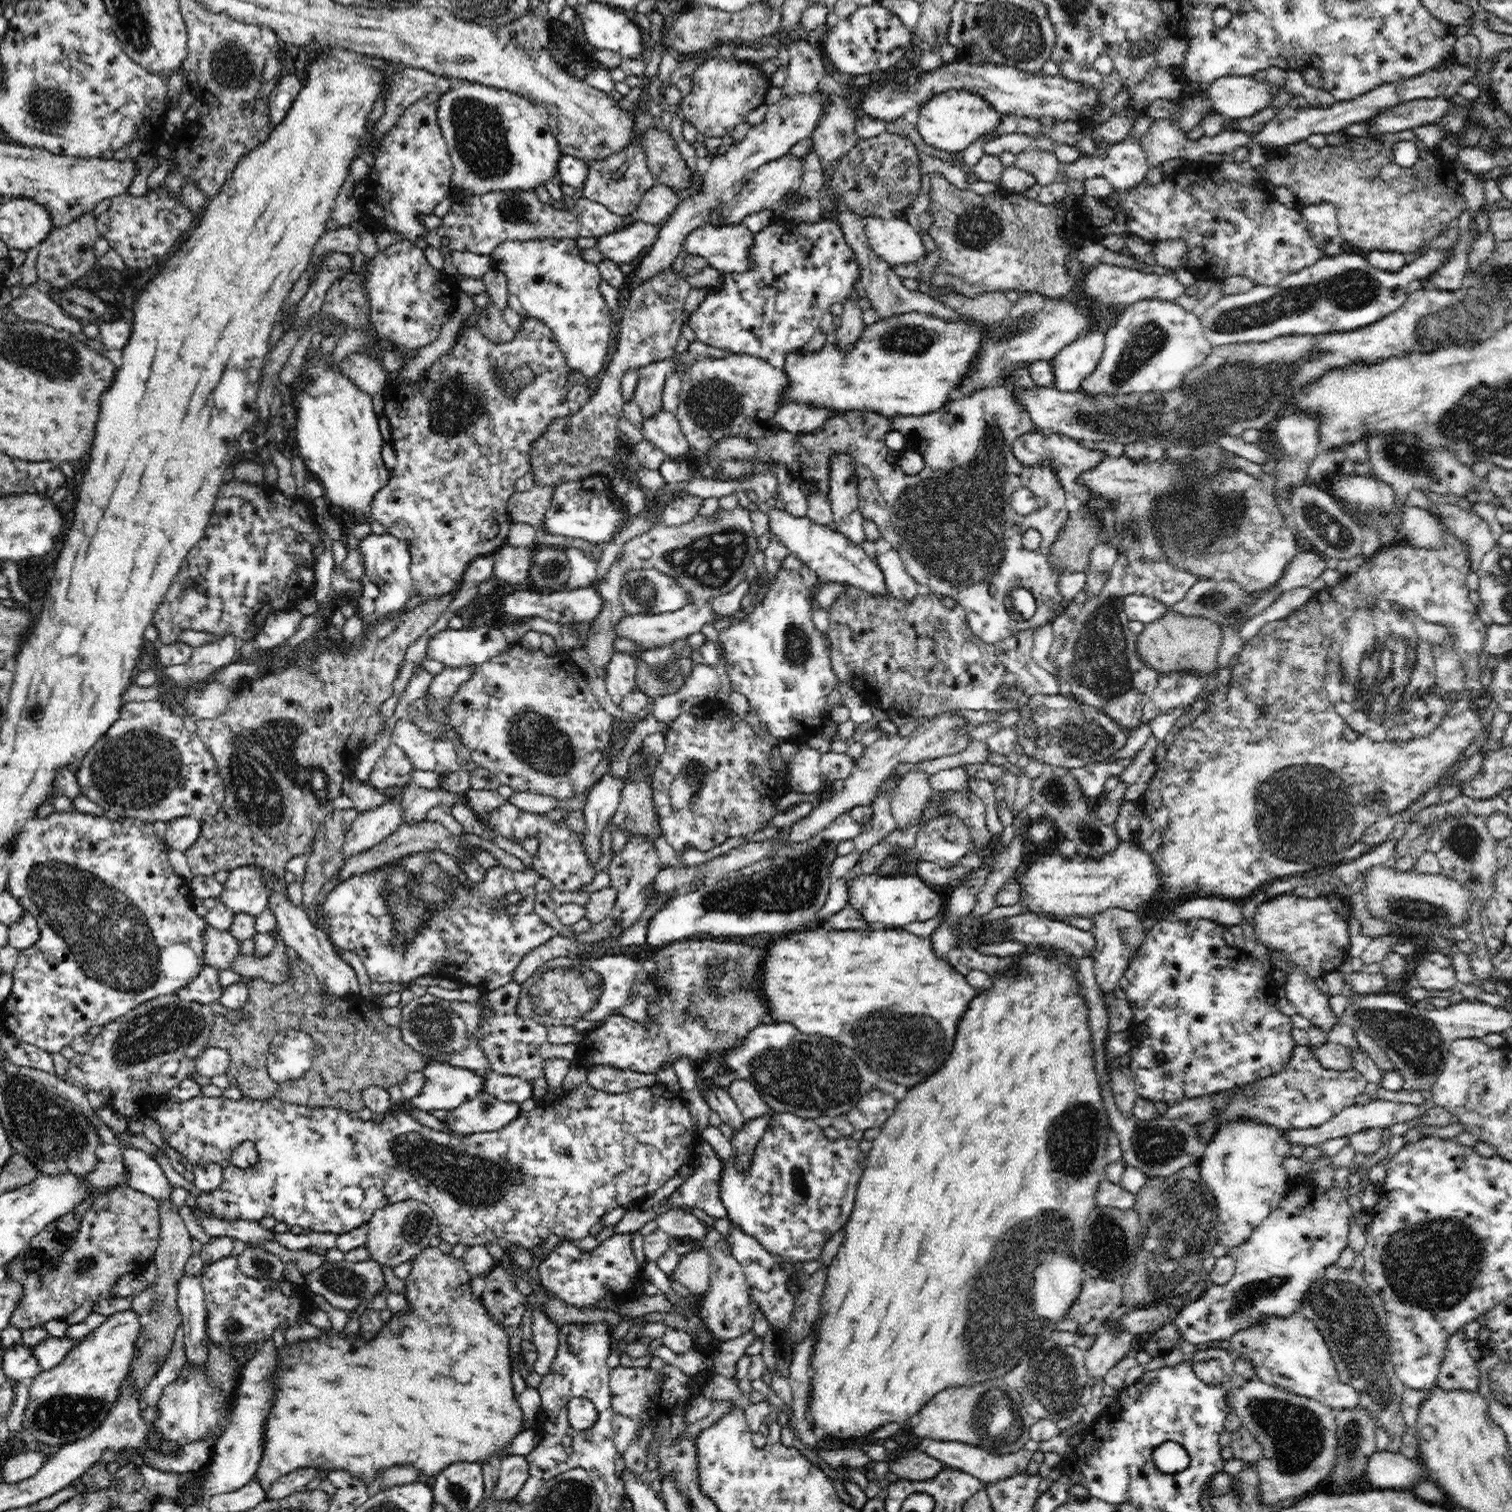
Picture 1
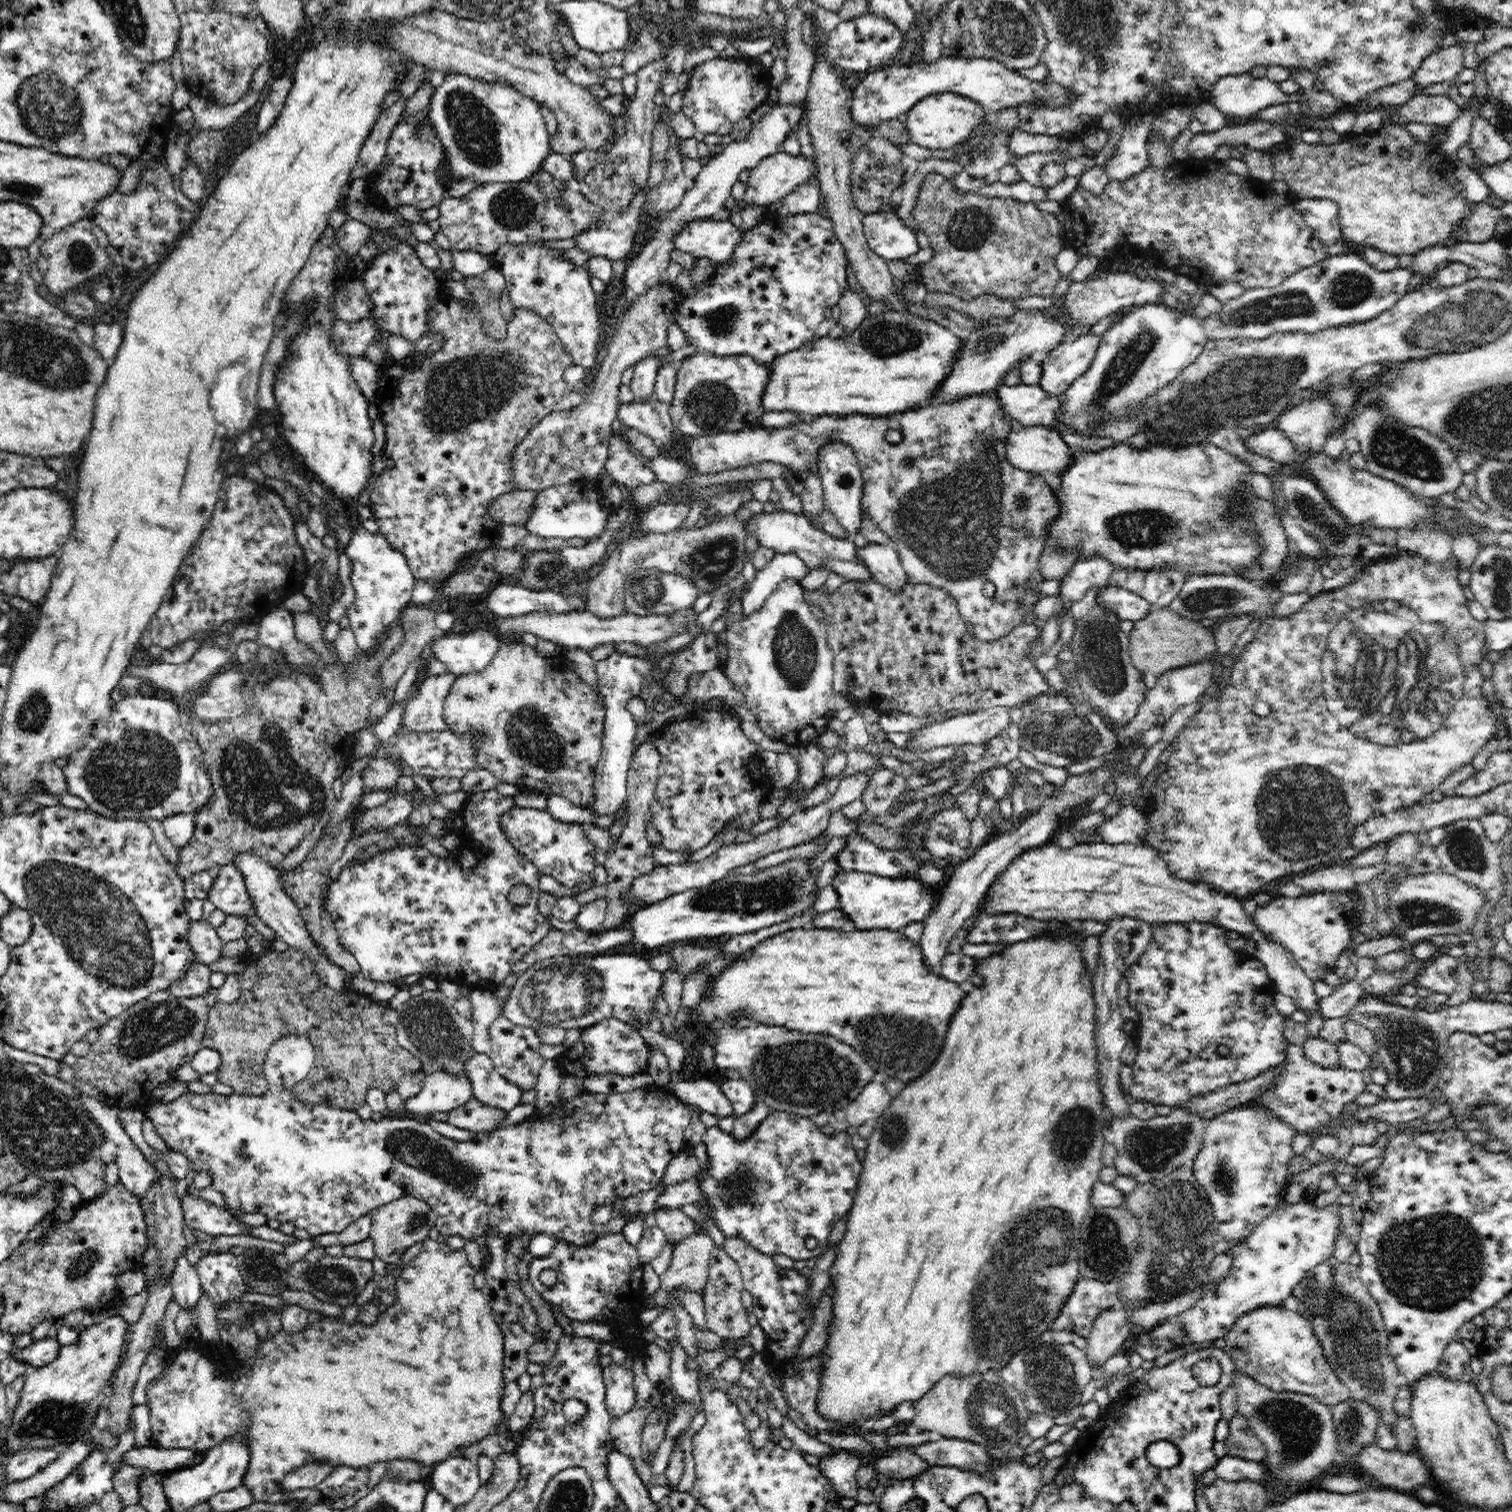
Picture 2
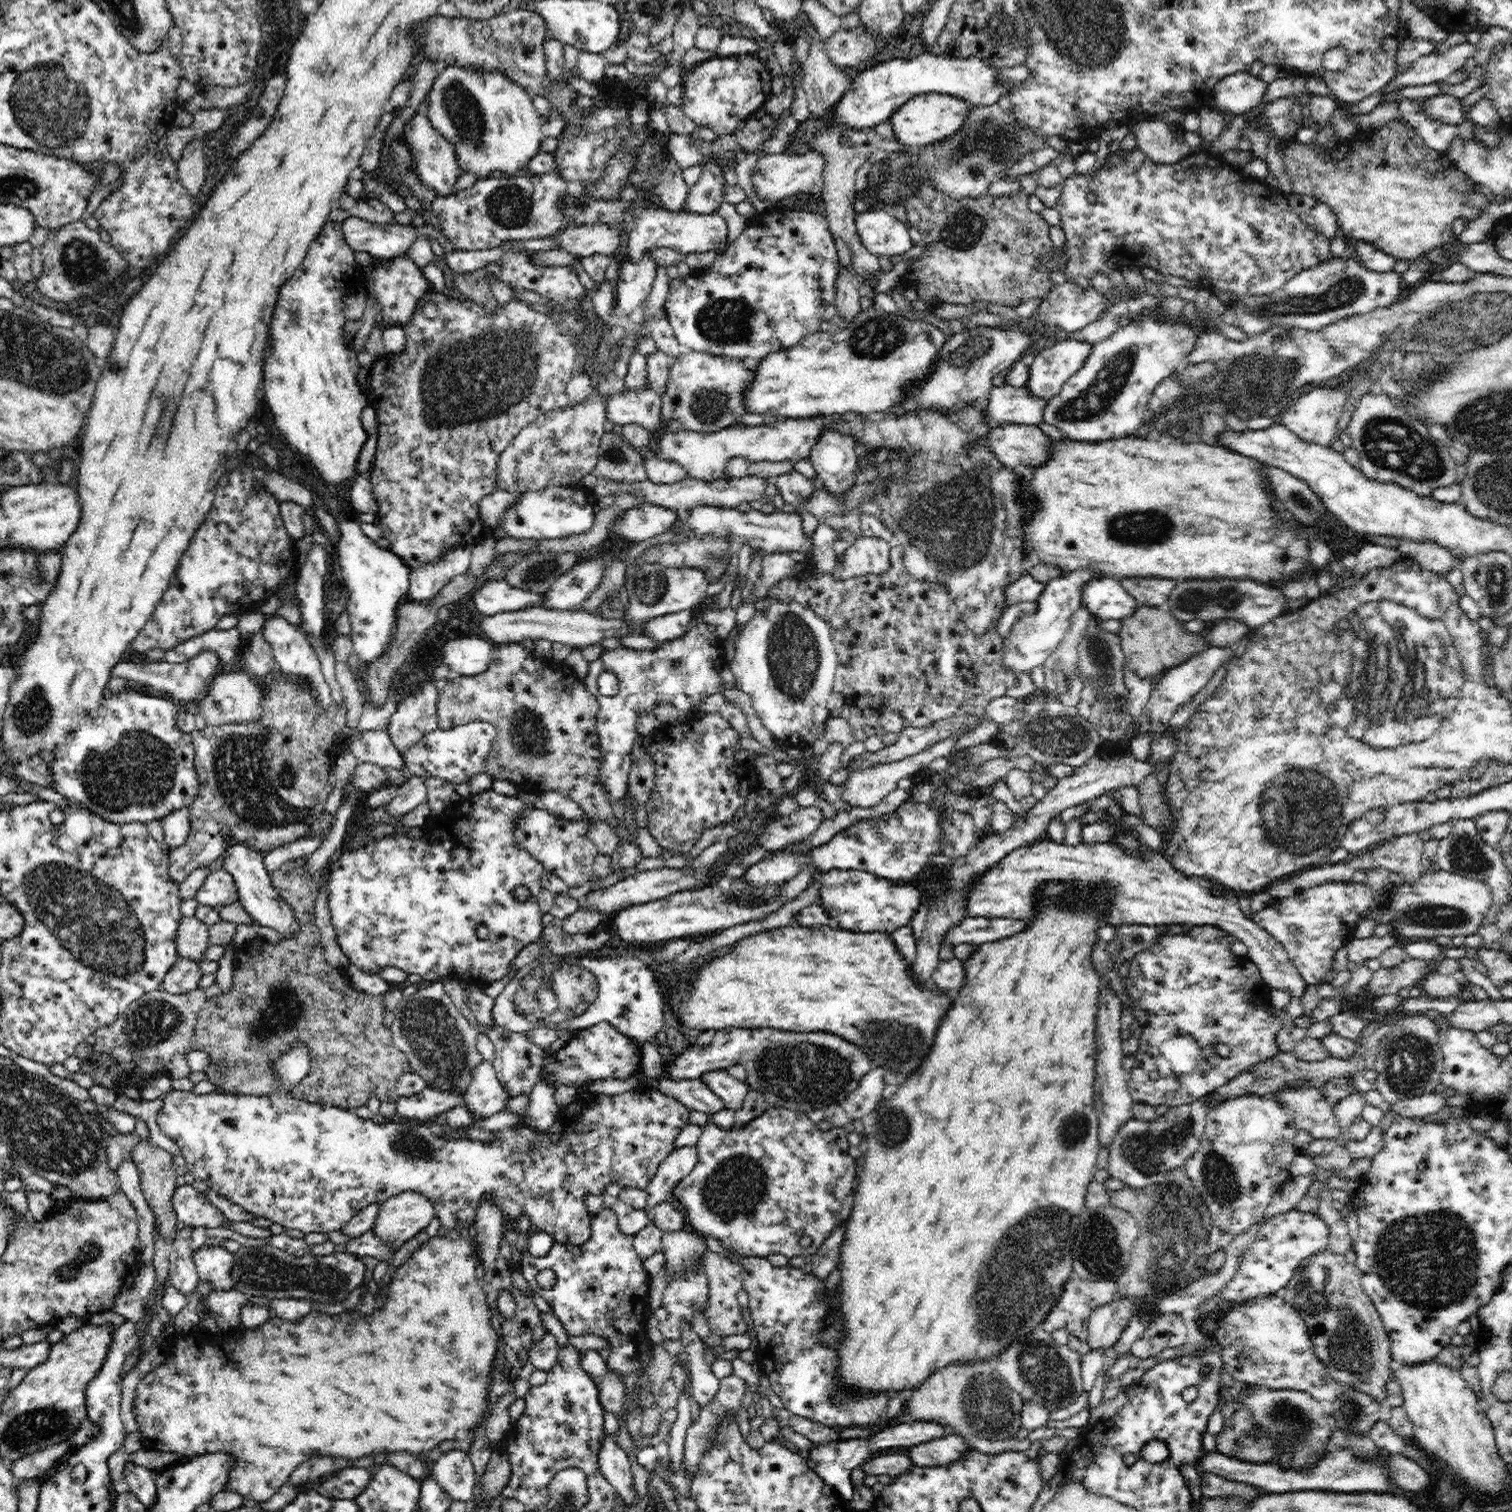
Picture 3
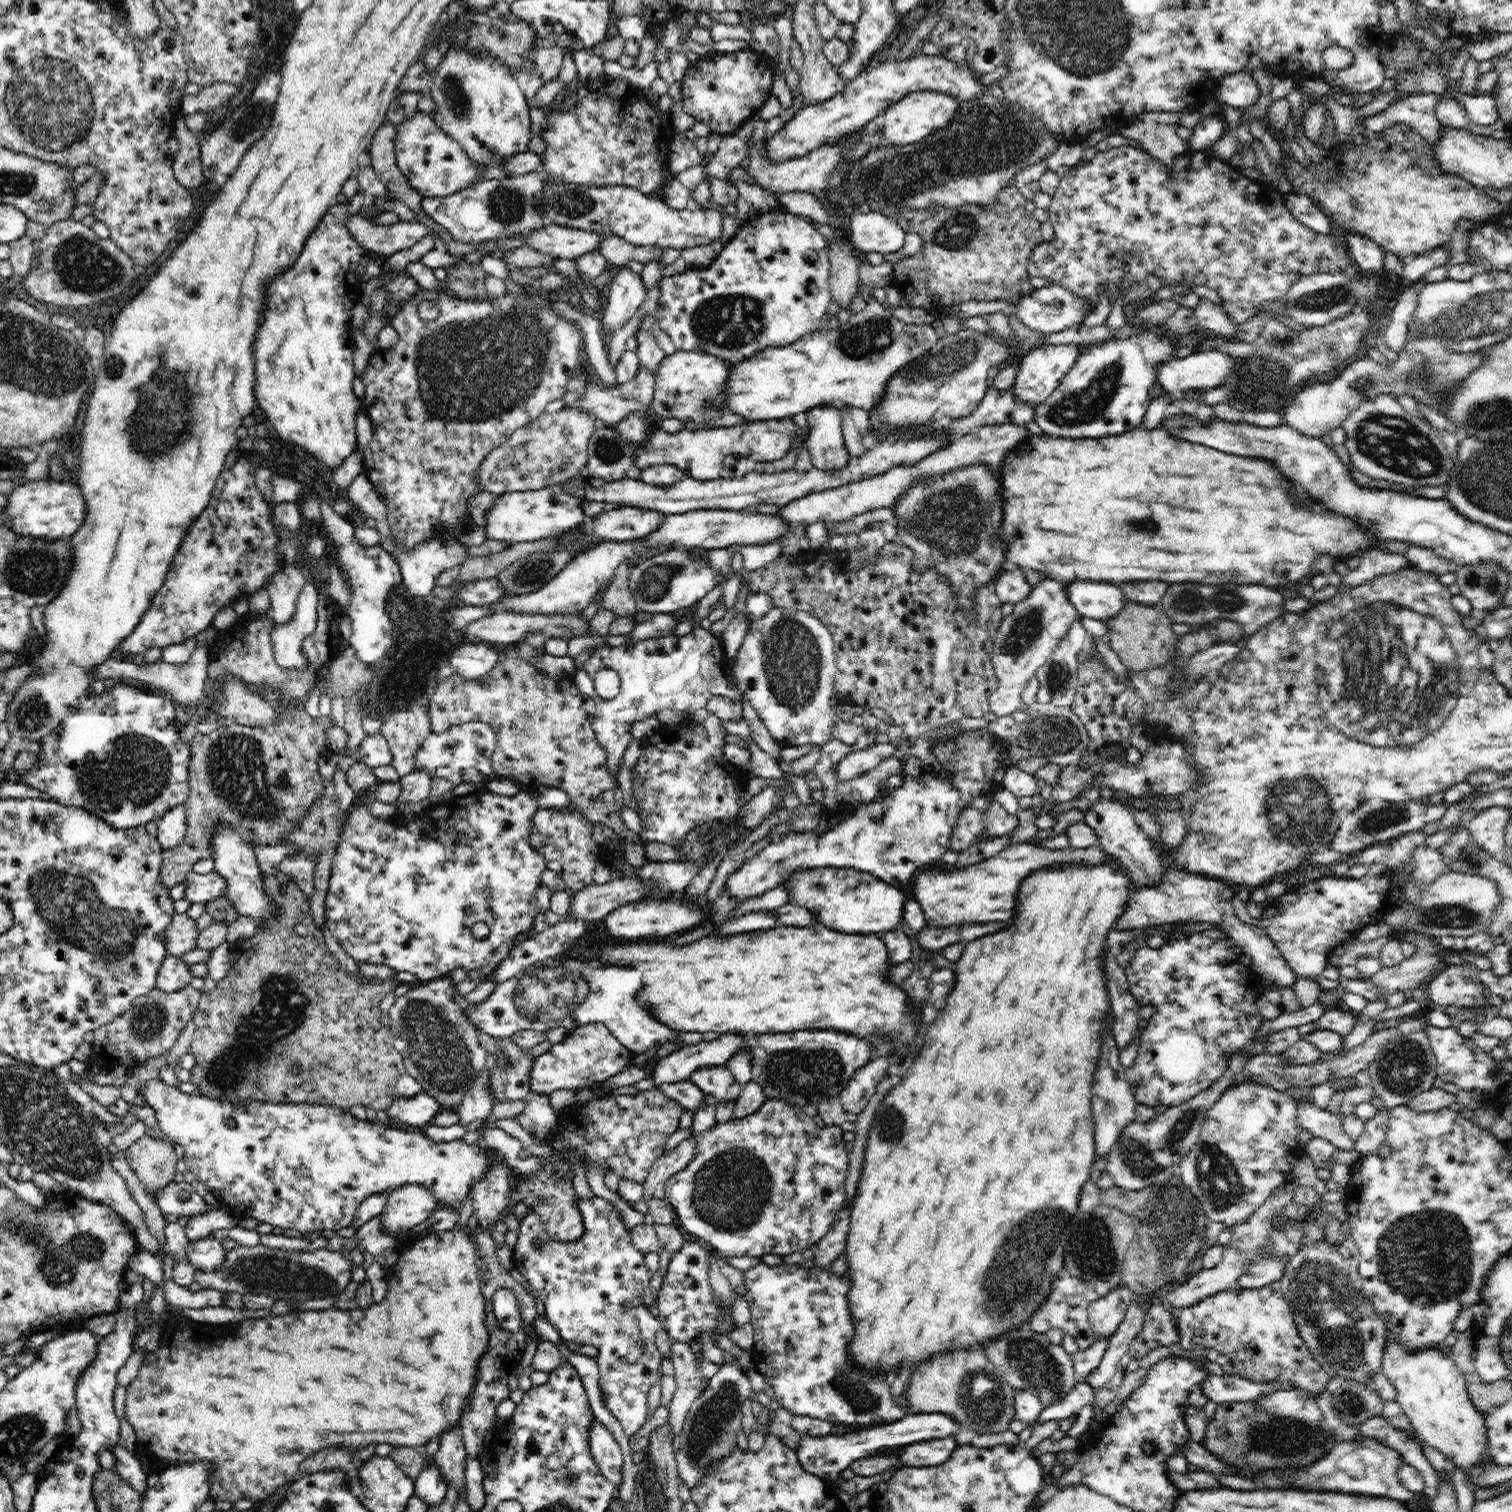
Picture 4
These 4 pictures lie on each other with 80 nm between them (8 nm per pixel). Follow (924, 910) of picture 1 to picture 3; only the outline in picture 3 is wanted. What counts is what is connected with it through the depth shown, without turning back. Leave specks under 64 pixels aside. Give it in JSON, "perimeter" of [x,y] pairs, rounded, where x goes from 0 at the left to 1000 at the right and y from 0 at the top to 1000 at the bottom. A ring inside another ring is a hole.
{"perimeter":[[[550,575],[542,579],[542,598],[554,610],[554,613],[563,616],[591,616],[601,612],[610,599],[610,591],[603,585],[593,585],[576,577]]]}

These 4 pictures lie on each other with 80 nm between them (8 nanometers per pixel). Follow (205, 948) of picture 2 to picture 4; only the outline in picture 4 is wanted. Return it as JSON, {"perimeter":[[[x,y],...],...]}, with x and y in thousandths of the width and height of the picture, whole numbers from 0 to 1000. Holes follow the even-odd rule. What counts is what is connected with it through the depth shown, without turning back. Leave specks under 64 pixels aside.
{"perimeter":[[[123,604],[114,605],[109,616],[110,631],[119,633],[120,631],[130,627],[130,620],[132,616],[132,615],[130,615],[129,608]]]}

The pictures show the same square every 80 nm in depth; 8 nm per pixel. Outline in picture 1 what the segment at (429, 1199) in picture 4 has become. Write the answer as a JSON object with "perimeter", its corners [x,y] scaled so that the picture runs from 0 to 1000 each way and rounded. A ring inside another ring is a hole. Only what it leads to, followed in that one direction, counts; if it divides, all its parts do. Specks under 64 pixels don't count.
{"perimeter":[[[275,793],[254,798],[246,804],[243,810],[241,825],[244,828],[244,833],[259,839],[279,830],[284,825],[284,820],[290,815],[288,802],[282,796]]]}

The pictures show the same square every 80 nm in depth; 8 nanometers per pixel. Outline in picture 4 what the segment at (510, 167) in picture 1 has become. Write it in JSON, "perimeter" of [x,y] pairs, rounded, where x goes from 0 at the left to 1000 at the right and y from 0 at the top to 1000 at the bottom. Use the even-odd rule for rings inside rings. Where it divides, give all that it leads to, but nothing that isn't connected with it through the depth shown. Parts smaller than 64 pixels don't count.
{"perimeter":[[[299,31],[294,35],[287,48],[284,63],[290,70],[286,78],[288,83],[302,93],[315,110],[332,110],[339,103],[351,99],[351,78],[347,62],[331,39],[325,39],[325,36],[320,36],[319,34],[312,36]]]}

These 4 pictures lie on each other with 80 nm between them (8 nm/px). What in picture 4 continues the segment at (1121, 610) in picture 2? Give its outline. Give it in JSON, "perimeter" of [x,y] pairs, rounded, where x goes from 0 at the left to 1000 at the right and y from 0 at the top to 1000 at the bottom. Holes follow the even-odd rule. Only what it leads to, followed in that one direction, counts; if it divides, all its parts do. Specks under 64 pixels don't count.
{"perimeter":[[[724,384],[707,386],[704,389],[706,397],[714,407],[723,410],[733,410],[744,401],[745,396],[740,387]]]}

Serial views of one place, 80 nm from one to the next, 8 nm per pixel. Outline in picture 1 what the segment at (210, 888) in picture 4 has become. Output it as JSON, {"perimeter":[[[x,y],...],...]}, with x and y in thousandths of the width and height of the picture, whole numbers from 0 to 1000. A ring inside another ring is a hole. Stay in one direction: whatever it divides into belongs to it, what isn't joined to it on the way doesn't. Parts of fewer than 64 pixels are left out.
{"perimeter":[[[167,572],[166,573],[157,573],[152,575],[151,581],[147,584],[146,594],[143,595],[155,604],[165,604],[171,606],[179,598],[178,589],[175,585],[174,575]]]}

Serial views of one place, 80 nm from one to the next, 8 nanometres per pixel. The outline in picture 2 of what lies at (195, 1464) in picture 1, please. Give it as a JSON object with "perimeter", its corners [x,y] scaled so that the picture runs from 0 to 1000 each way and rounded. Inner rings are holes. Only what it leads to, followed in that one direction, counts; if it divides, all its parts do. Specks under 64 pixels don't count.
{"perimeter":[[[91,957],[85,959],[79,969],[85,968],[91,971],[97,971],[101,975],[110,975],[131,968],[134,965],[134,959],[123,959],[120,958],[108,958],[106,957]]]}

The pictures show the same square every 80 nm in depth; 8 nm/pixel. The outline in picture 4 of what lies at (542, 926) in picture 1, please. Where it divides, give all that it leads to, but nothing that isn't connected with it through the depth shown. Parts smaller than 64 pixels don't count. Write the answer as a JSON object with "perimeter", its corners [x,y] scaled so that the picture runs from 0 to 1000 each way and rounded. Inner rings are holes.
{"perimeter":[[[321,522],[312,524],[306,527],[300,526],[296,530],[293,529],[289,532],[285,532],[282,536],[276,538],[274,542],[270,543],[267,546],[263,546],[263,542],[255,544],[249,541],[242,532],[232,534],[230,541],[226,544],[226,552],[220,567],[215,593],[215,612],[218,614],[218,617],[222,620],[226,627],[235,636],[254,638],[254,639],[261,640],[263,643],[272,643],[276,648],[290,647],[294,646],[294,644],[298,644],[302,640],[306,640],[308,644],[311,642],[315,642],[317,644],[320,645],[320,647],[323,647],[329,637],[336,632],[337,627],[339,627],[336,624],[341,619],[344,619],[347,615],[352,615],[352,616],[349,616],[348,620],[351,620],[351,618],[353,618],[352,610],[353,610],[353,606],[358,603],[354,592],[358,585],[358,579],[361,572],[358,564],[351,559],[352,541],[356,535],[357,535],[357,532],[354,528],[353,524],[349,524],[345,522],[342,522],[340,526],[332,526]],[[316,610],[320,610],[324,614],[324,617],[320,621],[316,621],[312,618],[312,612]]]}

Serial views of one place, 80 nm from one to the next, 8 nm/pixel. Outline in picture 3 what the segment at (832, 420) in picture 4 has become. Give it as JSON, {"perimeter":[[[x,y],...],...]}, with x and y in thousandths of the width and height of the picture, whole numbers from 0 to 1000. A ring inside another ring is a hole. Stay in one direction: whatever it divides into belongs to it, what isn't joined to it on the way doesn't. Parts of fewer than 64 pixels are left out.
{"perimeter":[[[546,284],[536,296],[535,304],[545,319],[544,323],[556,329],[565,319],[567,319],[567,302],[563,290],[558,290],[556,285]]]}

